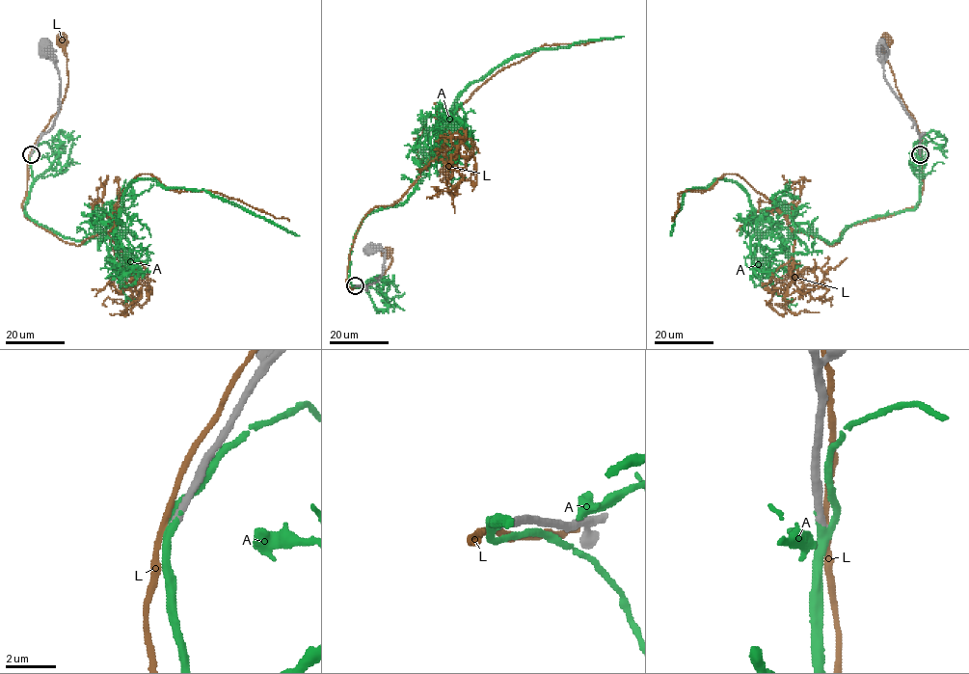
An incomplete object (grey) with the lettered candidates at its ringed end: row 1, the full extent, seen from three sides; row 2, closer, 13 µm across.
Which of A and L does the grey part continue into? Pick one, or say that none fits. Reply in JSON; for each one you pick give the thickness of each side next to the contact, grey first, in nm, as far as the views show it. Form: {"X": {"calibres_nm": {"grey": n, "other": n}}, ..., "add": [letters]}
{"A": {"calibres_nm": {"grey": 340, "other": 240}}, "add": ["A"]}

